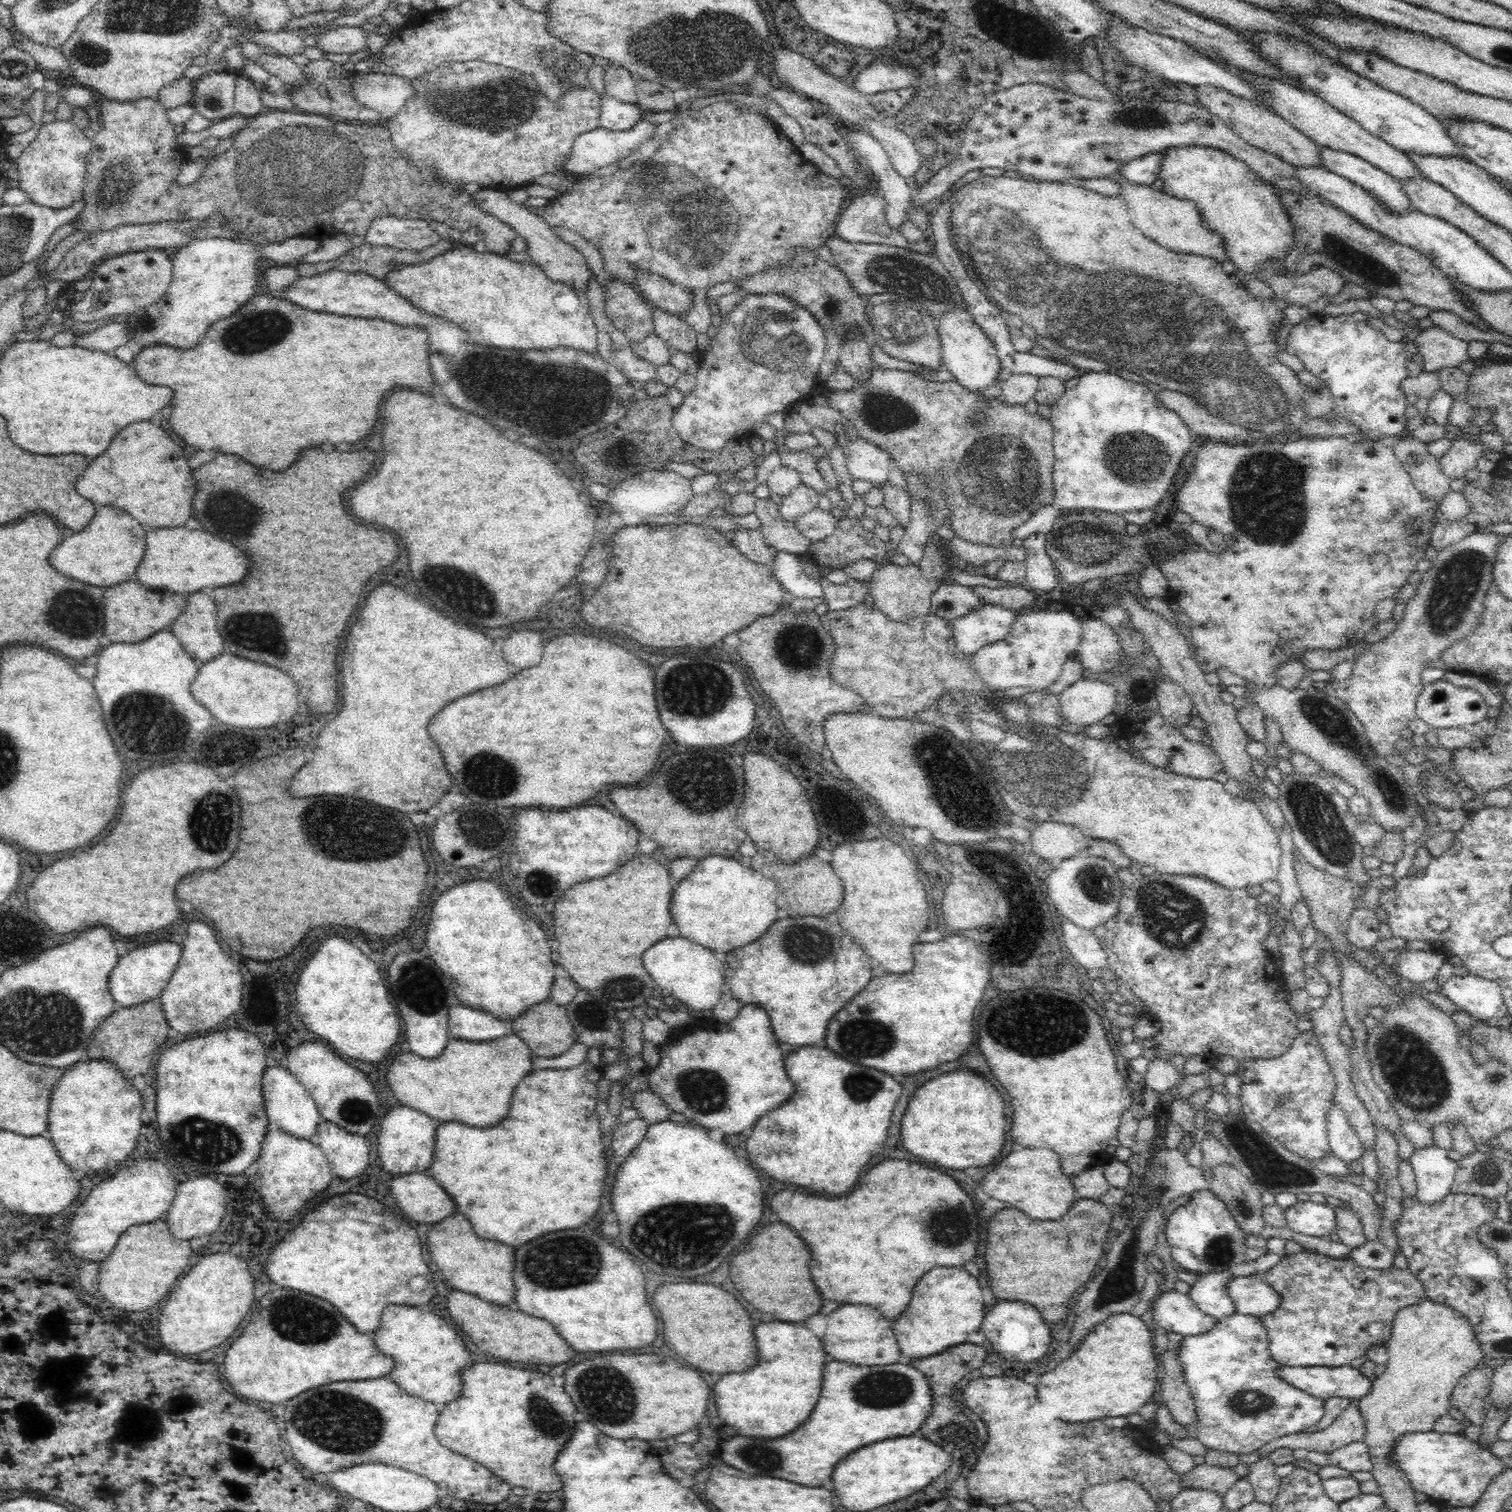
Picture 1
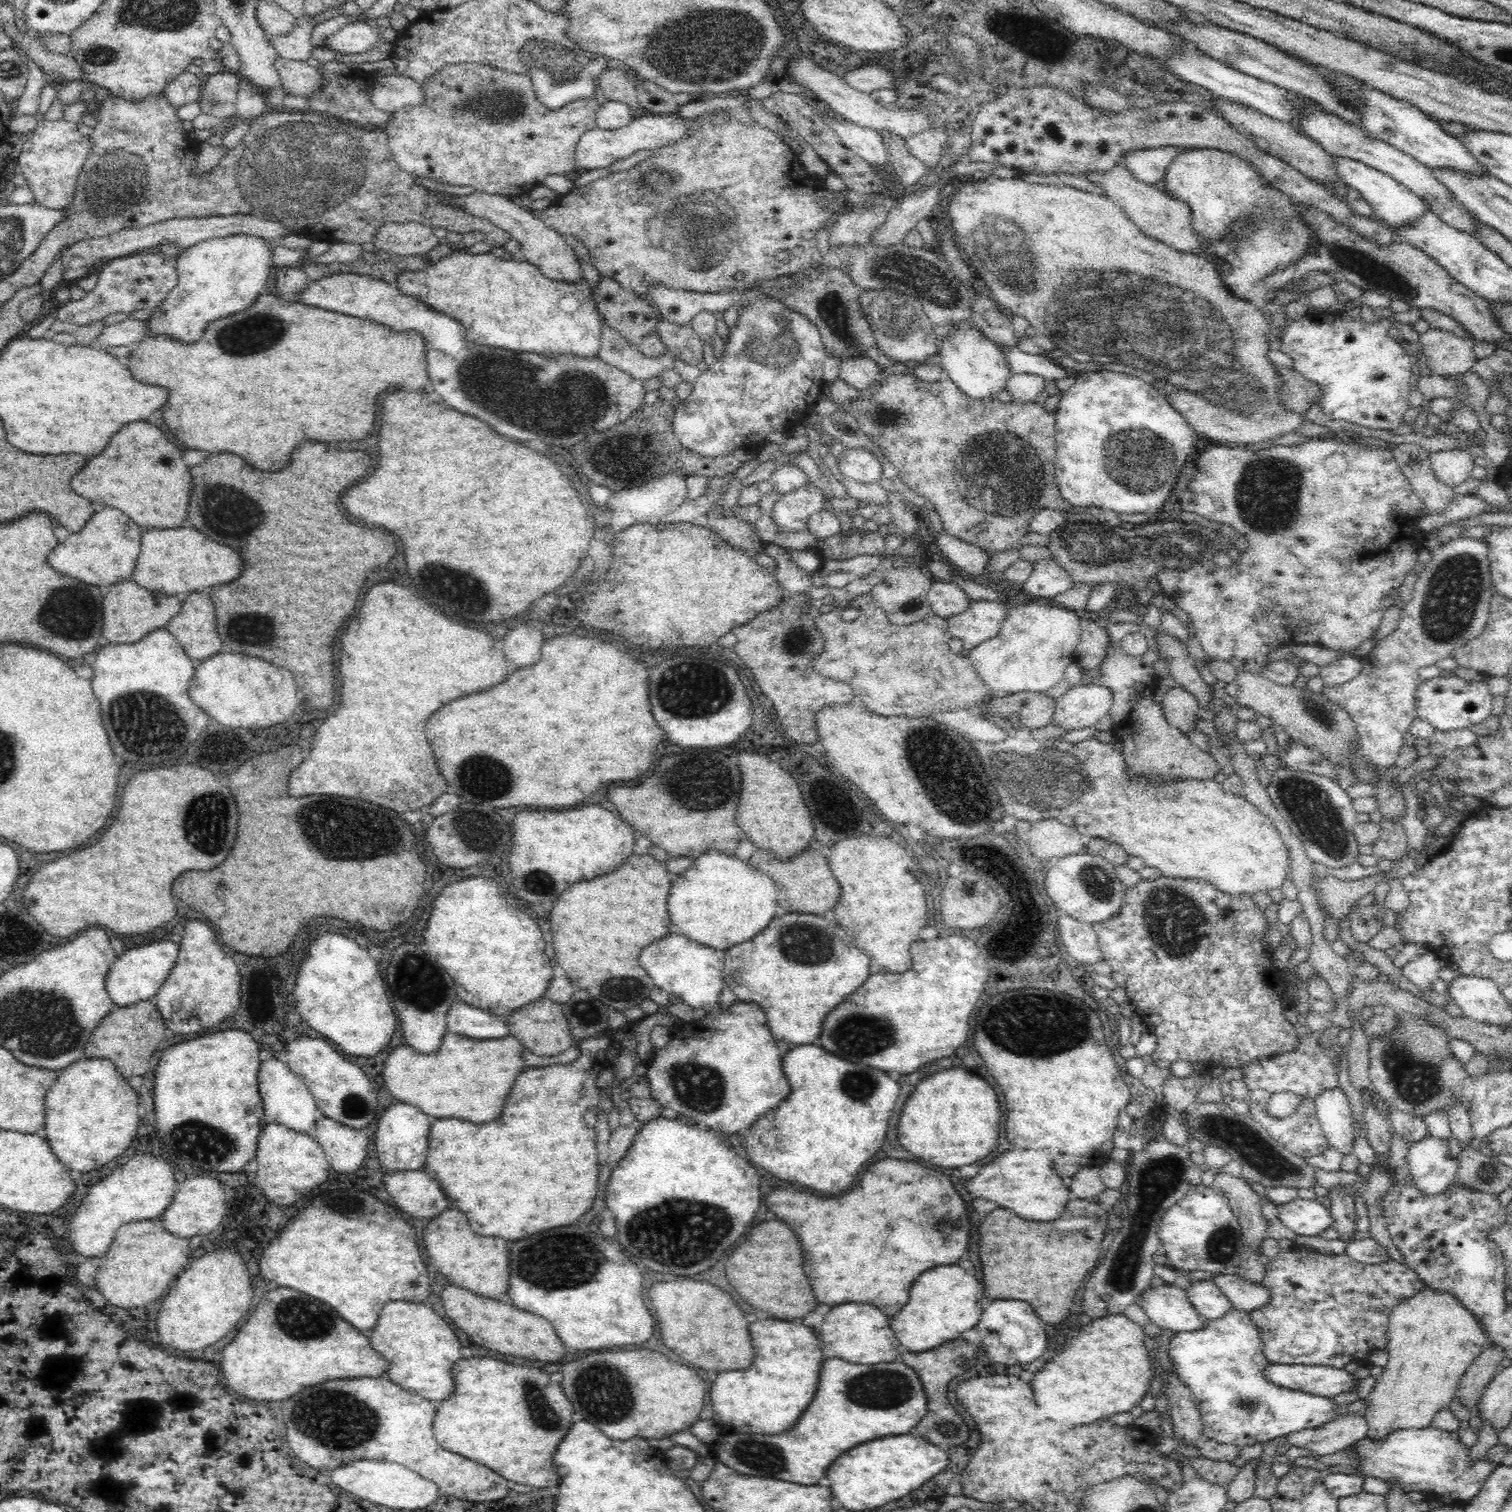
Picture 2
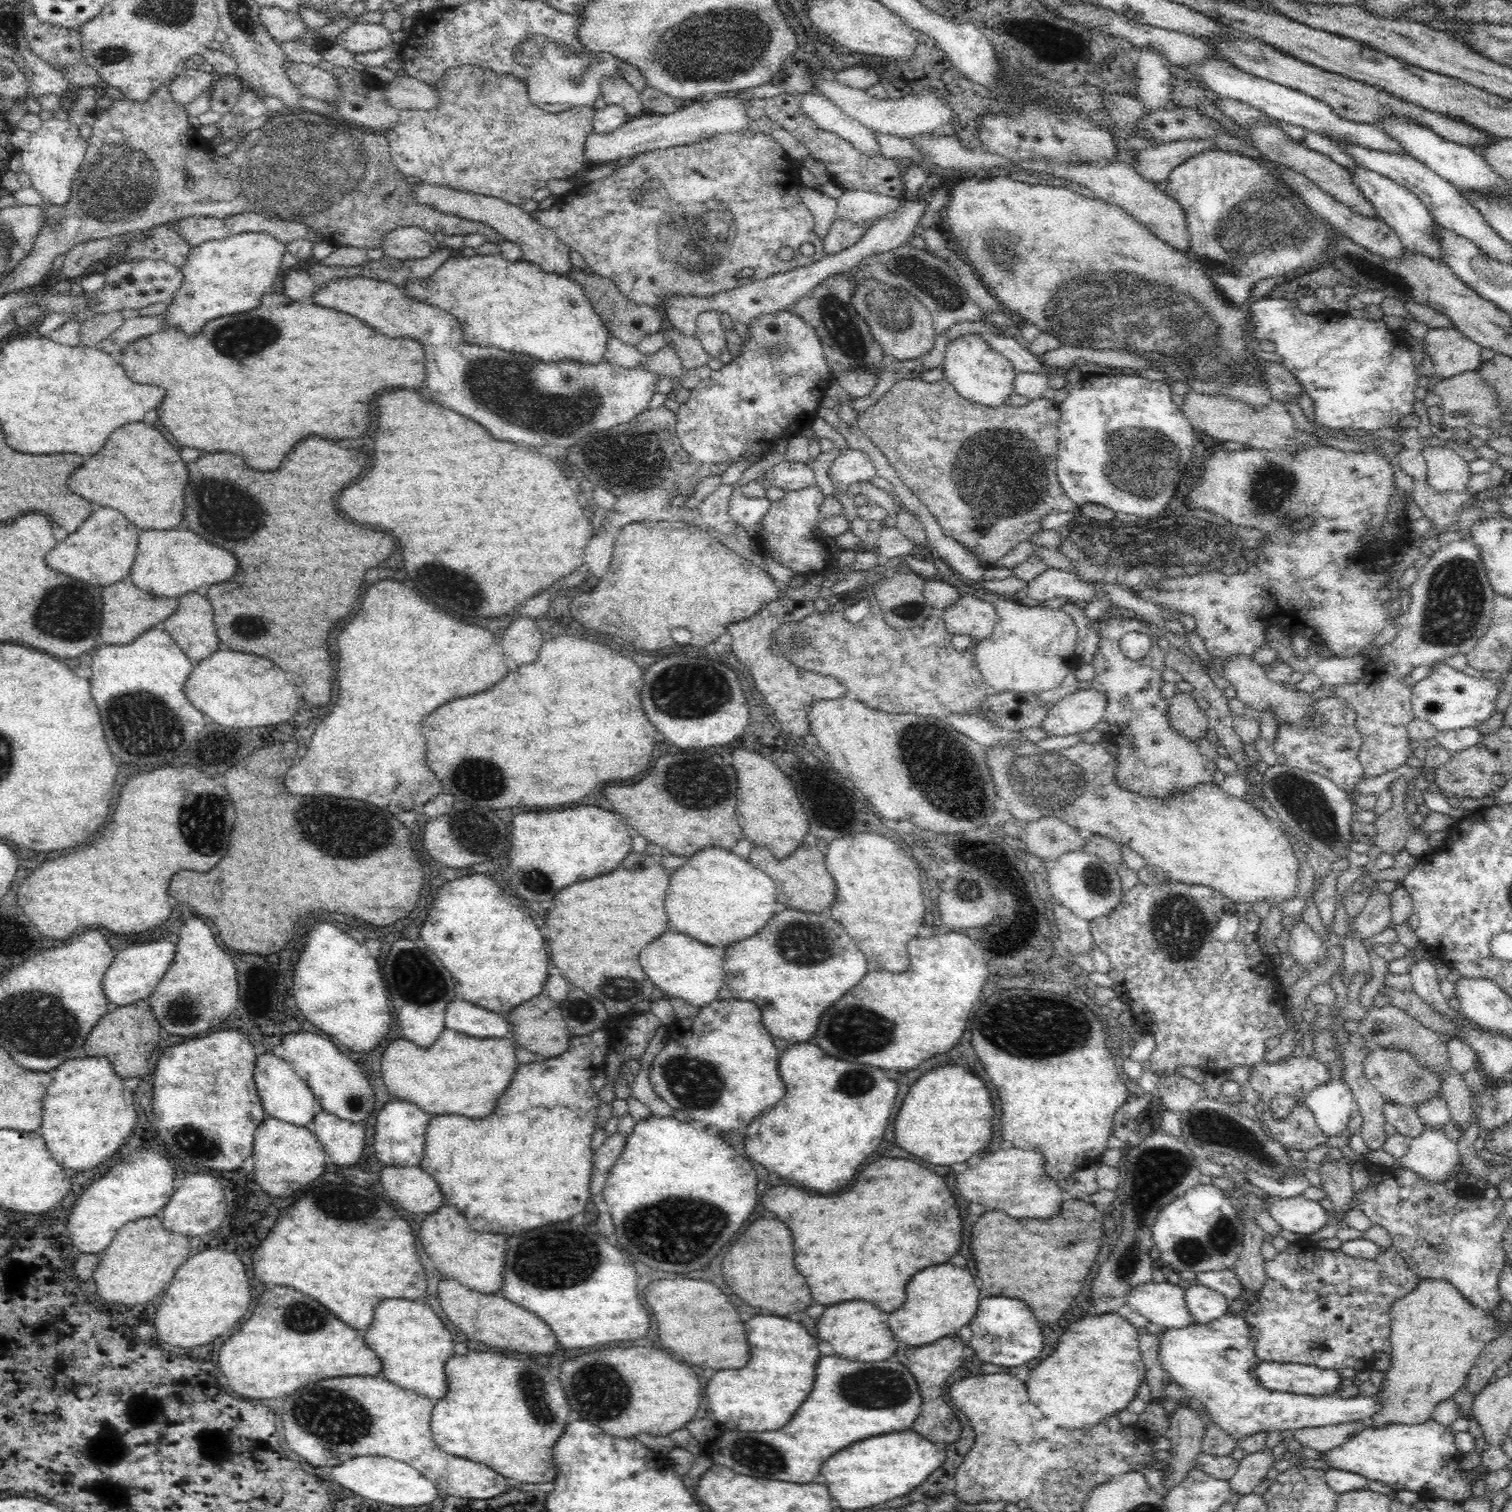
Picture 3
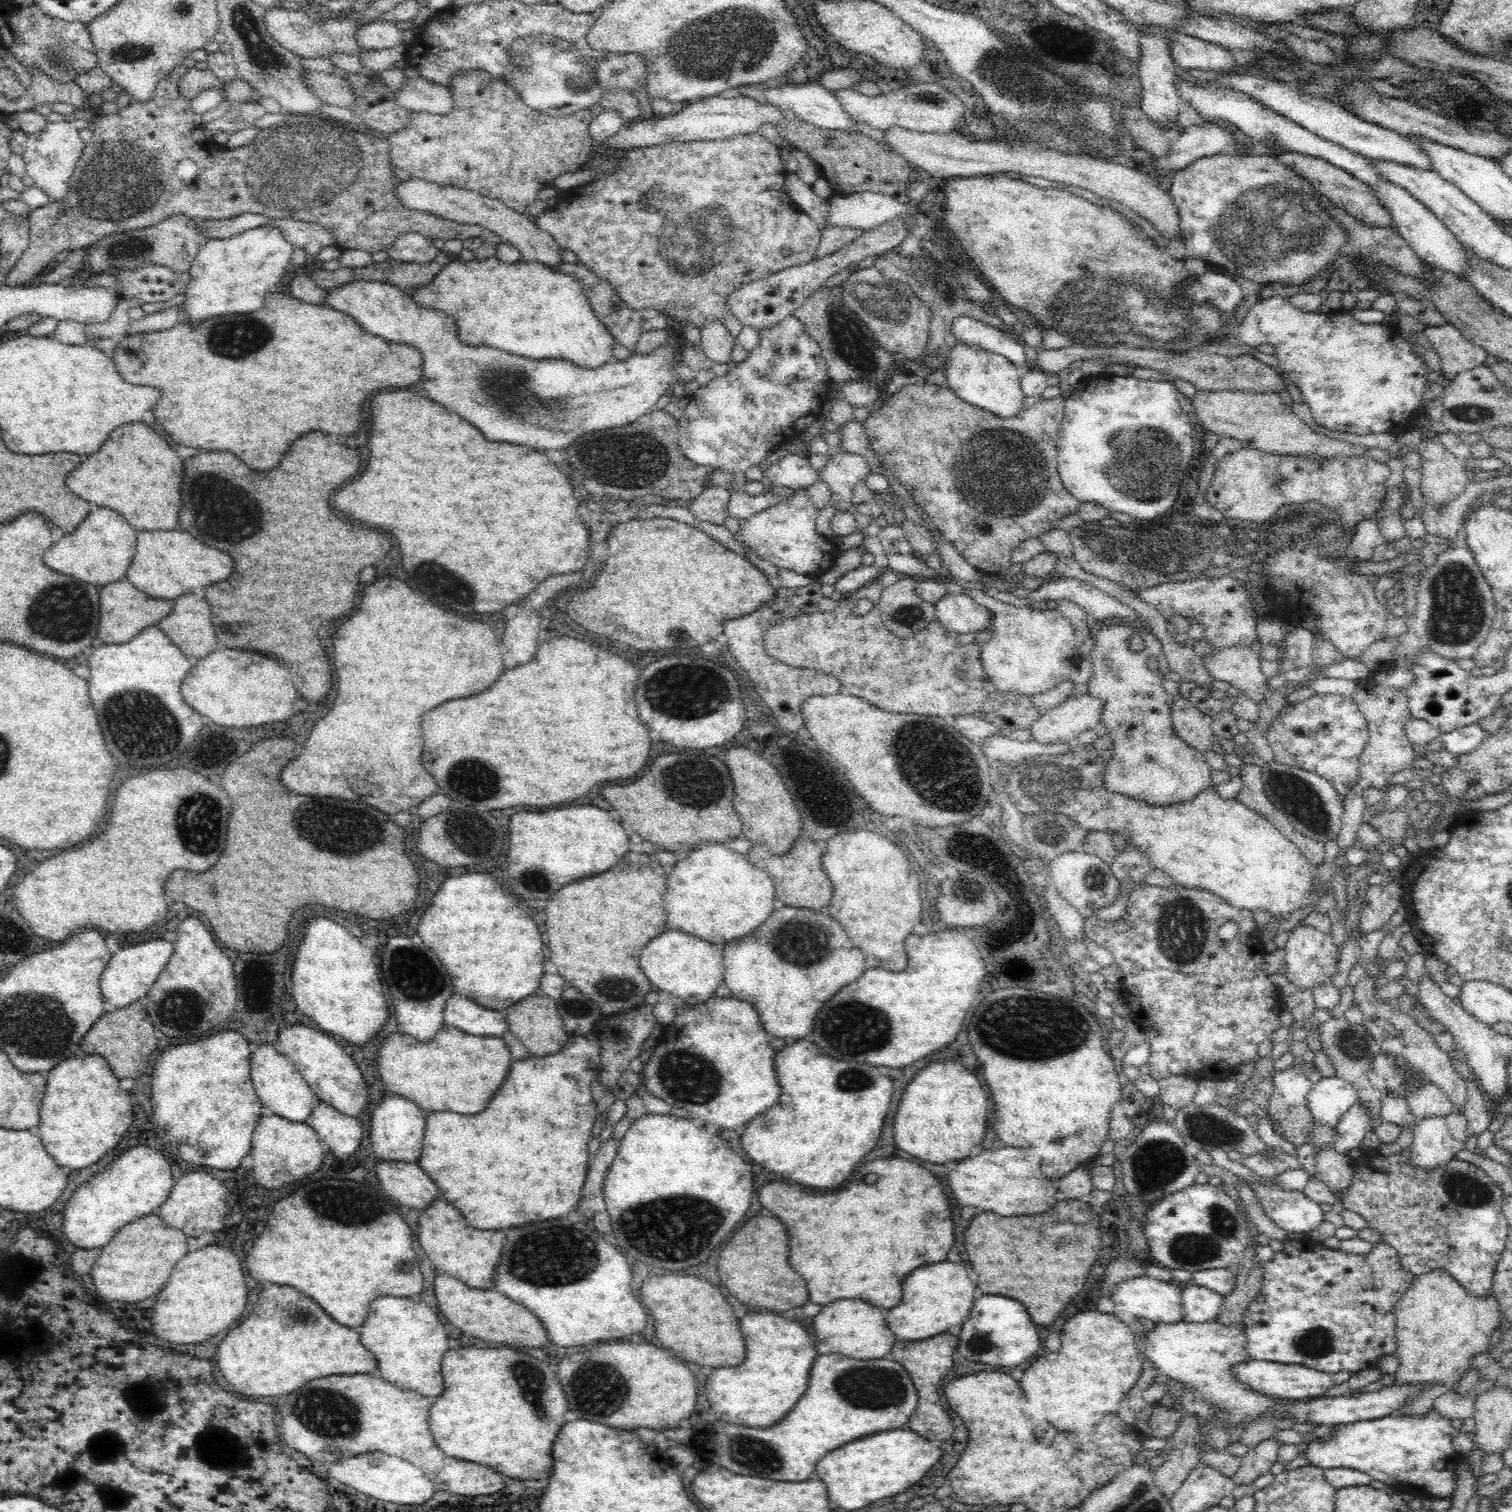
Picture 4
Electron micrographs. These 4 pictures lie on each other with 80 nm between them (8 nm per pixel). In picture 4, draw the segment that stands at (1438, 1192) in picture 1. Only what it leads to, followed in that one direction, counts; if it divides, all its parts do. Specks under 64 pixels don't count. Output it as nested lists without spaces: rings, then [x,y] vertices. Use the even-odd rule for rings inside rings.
[[[1424,1116],[1424,1118],[1418,1119],[1413,1133],[1414,1136],[1409,1146],[1409,1160],[1411,1160],[1410,1164],[1419,1166],[1420,1168],[1440,1166],[1440,1164],[1444,1164],[1444,1162],[1455,1158],[1454,1154],[1456,1154],[1458,1150],[1464,1149],[1464,1143],[1462,1141],[1452,1138],[1445,1123],[1444,1116]]]

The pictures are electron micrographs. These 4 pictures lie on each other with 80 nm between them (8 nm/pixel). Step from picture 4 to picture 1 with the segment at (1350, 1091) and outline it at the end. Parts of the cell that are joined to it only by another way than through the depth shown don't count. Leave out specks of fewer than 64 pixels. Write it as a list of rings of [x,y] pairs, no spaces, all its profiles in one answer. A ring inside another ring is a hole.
[[[1332,1098],[1332,1104],[1326,1108],[1326,1134],[1329,1148],[1340,1160],[1359,1160],[1362,1156],[1362,1142],[1352,1130],[1345,1112],[1337,1107]]]

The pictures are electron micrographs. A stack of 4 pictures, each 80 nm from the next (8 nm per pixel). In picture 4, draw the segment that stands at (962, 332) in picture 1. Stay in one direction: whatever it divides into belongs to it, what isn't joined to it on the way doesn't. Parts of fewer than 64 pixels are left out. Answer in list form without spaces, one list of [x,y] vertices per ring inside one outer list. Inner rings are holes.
[[[958,343],[950,352],[950,362],[944,373],[947,386],[958,395],[958,398],[991,412],[998,418],[1014,418],[1026,408],[1026,396],[1021,387],[1022,371],[1000,354]]]

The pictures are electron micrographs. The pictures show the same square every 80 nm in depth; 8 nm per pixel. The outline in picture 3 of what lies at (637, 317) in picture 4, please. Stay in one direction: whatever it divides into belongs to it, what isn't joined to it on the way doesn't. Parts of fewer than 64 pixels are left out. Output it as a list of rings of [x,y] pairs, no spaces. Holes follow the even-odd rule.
[[[572,266],[568,270],[568,279],[577,281],[582,286],[584,295],[588,298],[600,320],[607,326],[610,334],[616,335],[624,343],[637,347],[646,334],[660,331],[662,328],[662,312],[659,308],[647,305],[637,306],[626,299],[608,278],[603,278],[594,272],[584,272],[584,269]]]

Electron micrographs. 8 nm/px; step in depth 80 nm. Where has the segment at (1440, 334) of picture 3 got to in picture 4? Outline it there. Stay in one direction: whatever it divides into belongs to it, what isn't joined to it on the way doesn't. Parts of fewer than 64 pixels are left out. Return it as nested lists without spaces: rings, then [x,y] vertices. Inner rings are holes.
[[[1451,323],[1426,326],[1424,335],[1442,360],[1442,375],[1447,379],[1458,377],[1464,370],[1483,366],[1489,352],[1468,341]]]

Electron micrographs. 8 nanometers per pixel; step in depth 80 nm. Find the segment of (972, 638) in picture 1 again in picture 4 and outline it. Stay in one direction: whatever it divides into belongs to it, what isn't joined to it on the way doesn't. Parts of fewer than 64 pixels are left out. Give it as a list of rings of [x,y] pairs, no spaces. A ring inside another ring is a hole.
[[[946,594],[934,603],[935,619],[950,632],[978,632],[990,624],[992,614],[967,594]]]

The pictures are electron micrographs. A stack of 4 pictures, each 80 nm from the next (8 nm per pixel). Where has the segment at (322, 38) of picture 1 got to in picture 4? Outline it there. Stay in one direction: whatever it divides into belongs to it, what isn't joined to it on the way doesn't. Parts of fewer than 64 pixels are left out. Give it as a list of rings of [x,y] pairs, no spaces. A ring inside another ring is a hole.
[[[378,20],[359,28],[356,38],[363,50],[382,50],[405,44],[403,31],[394,21]]]

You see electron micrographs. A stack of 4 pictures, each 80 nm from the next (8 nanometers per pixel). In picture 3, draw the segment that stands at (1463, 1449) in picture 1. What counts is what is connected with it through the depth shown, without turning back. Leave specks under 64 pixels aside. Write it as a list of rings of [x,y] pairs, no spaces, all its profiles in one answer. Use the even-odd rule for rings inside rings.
[[[1433,1418],[1422,1422],[1422,1424],[1384,1424],[1375,1426],[1368,1422],[1366,1428],[1360,1428],[1354,1436],[1348,1436],[1344,1444],[1328,1450],[1328,1452],[1318,1452],[1319,1458],[1329,1464],[1330,1468],[1347,1470],[1365,1476],[1368,1480],[1377,1480],[1388,1484],[1395,1492],[1399,1490],[1412,1490],[1423,1499],[1443,1498],[1461,1503],[1464,1499],[1472,1496],[1470,1488],[1472,1480],[1478,1474],[1486,1474],[1484,1467],[1478,1466],[1471,1471],[1462,1471],[1456,1456],[1460,1451],[1454,1444],[1455,1433],[1448,1426],[1436,1422]]]

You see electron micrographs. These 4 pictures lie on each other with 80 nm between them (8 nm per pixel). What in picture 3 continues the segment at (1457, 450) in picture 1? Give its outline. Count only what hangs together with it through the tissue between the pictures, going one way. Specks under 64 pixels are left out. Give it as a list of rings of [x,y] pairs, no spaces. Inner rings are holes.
[[[1420,446],[1427,463],[1426,483],[1438,493],[1464,491],[1471,473],[1467,461],[1442,446]]]

